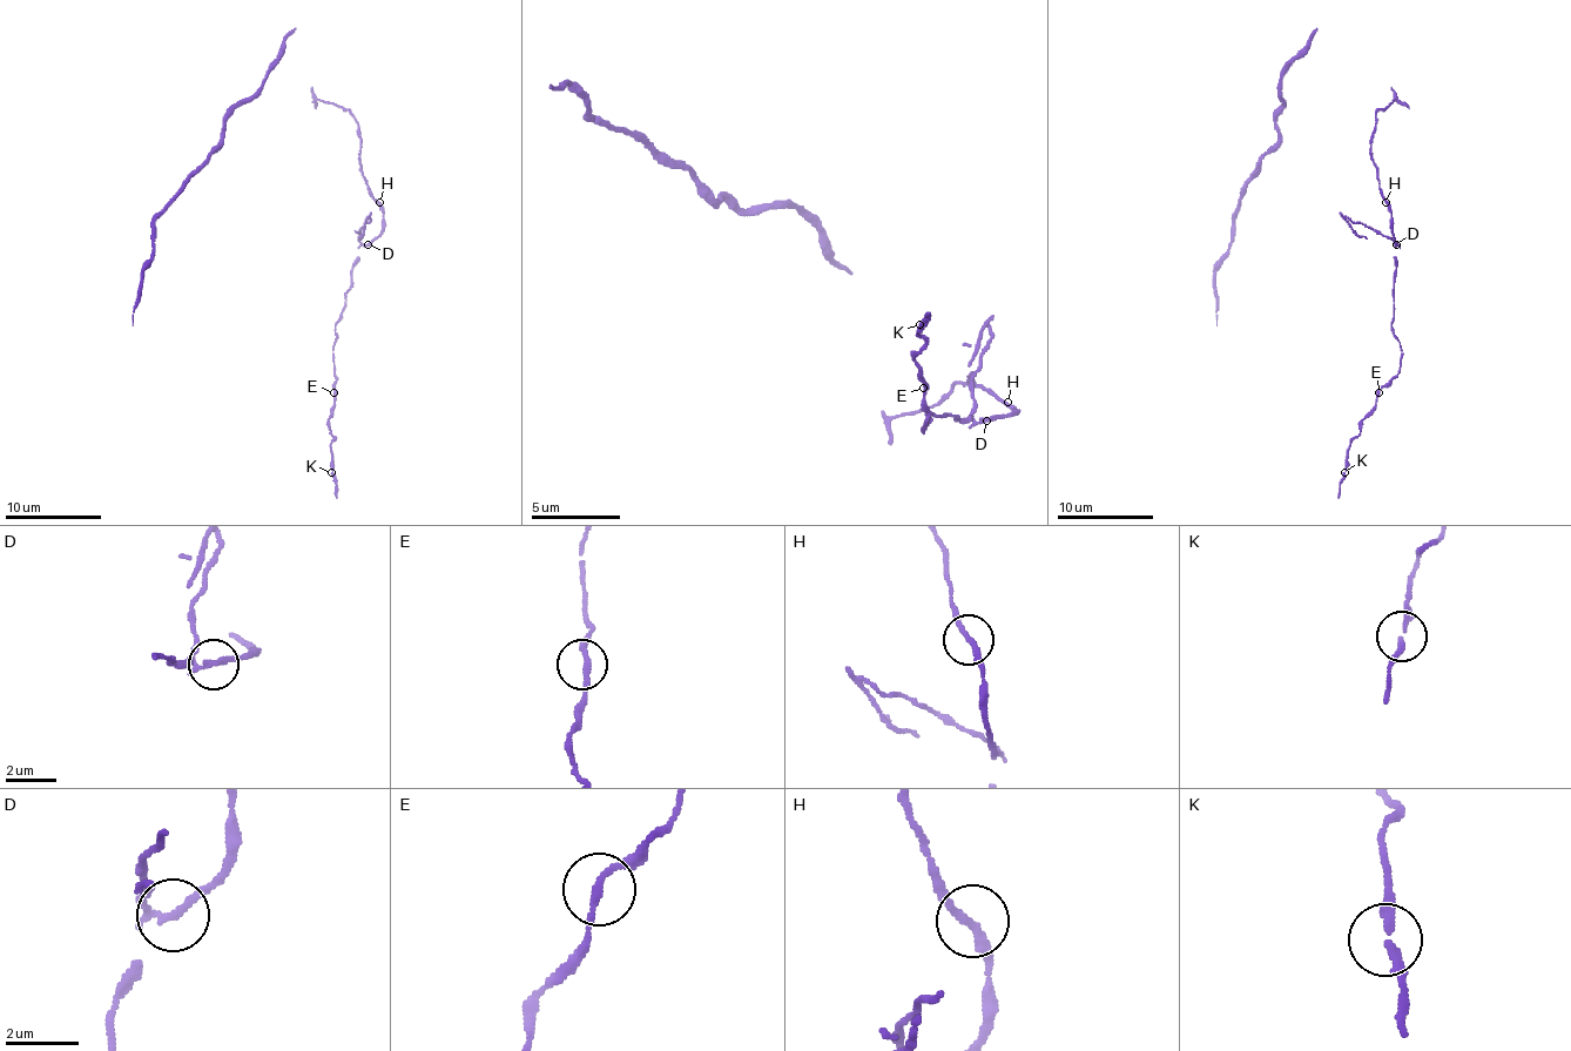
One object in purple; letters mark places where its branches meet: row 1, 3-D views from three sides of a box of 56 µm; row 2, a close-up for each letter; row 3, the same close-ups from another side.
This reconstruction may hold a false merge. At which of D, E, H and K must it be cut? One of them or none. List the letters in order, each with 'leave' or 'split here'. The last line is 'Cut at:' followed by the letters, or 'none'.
D: split here
E: leave
H: leave
K: leave
Cut at: D

